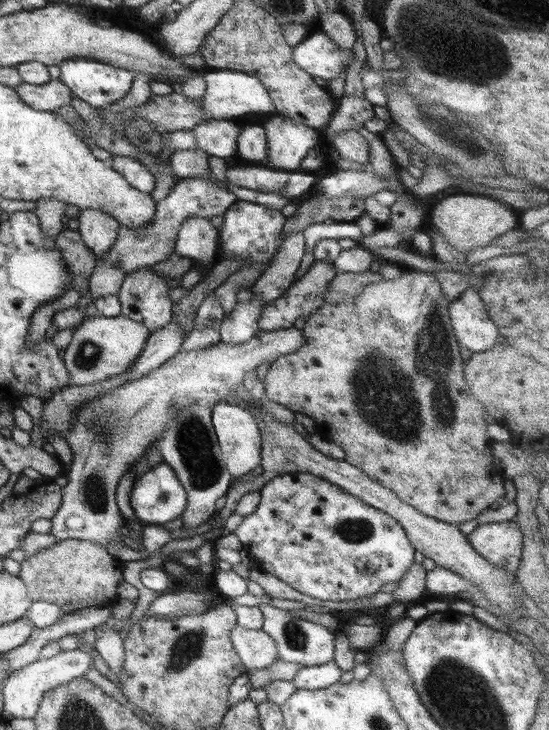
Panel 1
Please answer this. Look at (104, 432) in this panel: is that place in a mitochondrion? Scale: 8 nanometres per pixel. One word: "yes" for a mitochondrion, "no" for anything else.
yes

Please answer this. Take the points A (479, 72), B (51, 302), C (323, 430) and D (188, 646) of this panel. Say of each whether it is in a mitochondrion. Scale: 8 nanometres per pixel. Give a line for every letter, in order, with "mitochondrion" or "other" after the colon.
A: mitochondrion
B: other
C: other
D: mitochondrion

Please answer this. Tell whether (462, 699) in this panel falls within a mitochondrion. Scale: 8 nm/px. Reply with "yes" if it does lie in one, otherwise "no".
yes

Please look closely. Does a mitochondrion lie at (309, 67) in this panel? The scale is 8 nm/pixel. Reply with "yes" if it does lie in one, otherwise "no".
no

